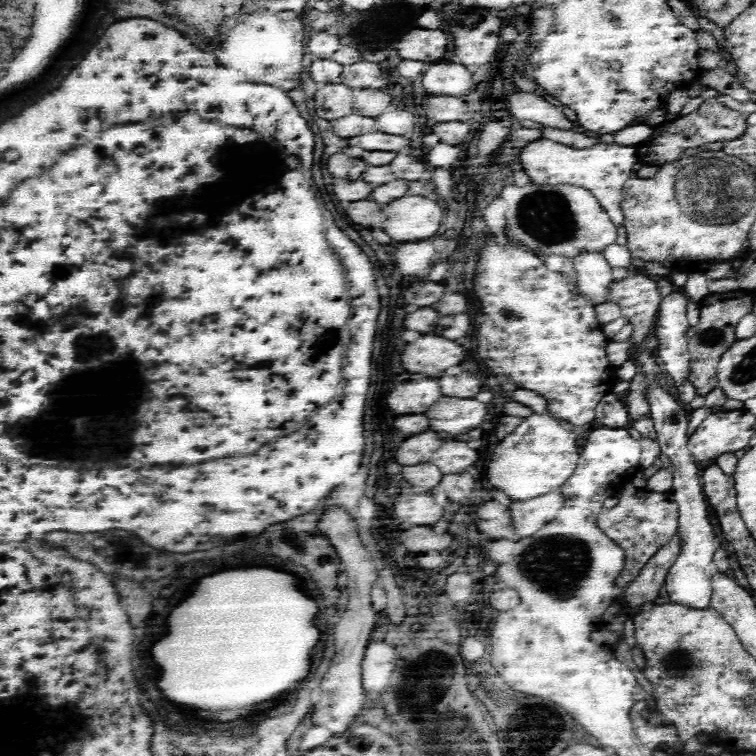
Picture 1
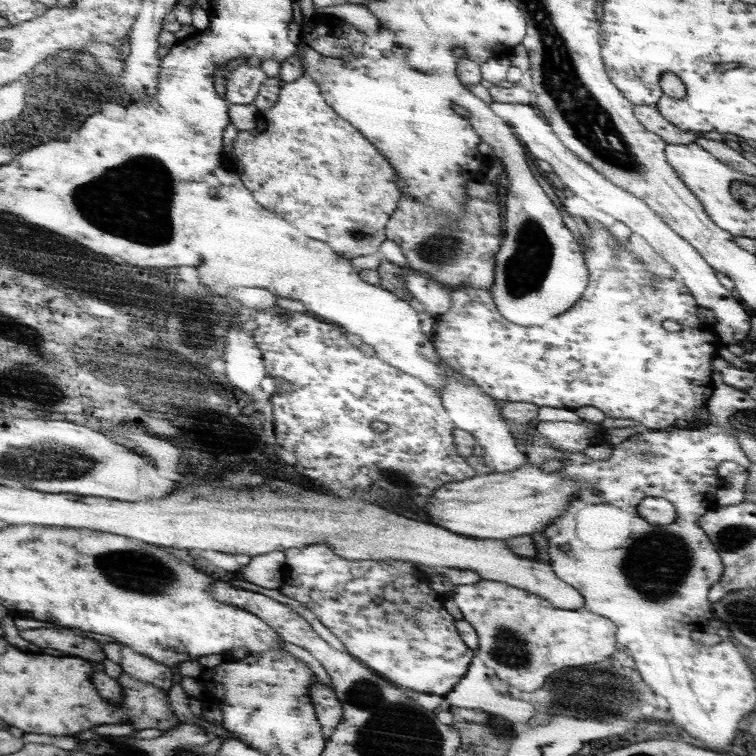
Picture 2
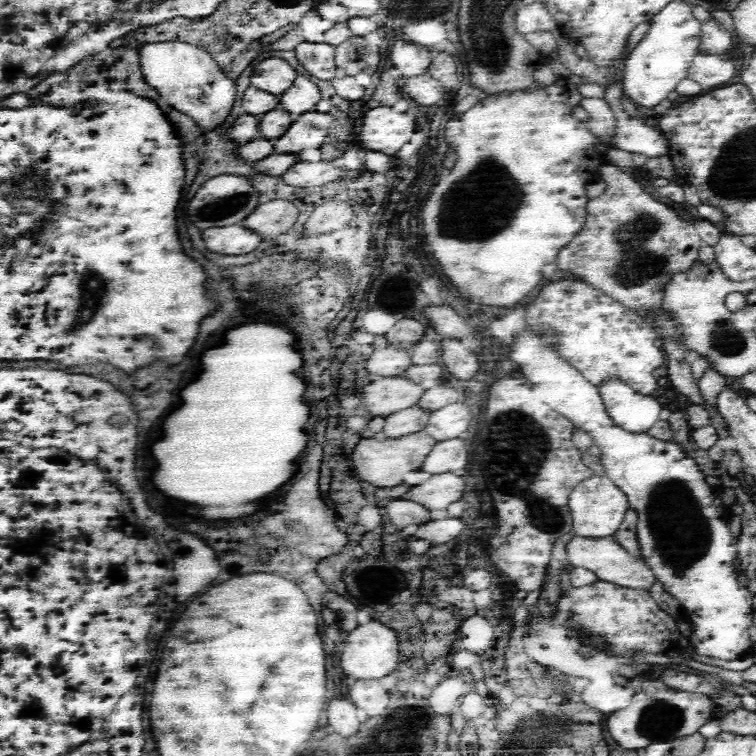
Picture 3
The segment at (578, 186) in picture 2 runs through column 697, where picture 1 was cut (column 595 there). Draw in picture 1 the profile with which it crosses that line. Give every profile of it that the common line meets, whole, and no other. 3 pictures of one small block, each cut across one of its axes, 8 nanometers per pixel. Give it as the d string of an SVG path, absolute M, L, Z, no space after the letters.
M580 252L580 256L572 260L572 264L576 270L576 292L594 306L608 304L612 300L612 274L602 258L602 252Z

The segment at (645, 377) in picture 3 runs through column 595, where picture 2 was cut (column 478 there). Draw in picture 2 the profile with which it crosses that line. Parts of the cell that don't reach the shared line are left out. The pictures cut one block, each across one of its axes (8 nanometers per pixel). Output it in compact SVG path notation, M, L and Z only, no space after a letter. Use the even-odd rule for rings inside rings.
M591 220L587 224L587 234L581 236L583 240L583 258L585 258L585 266L589 270L589 284L585 288L585 292L581 294L581 298L575 302L575 308L569 308L571 312L563 312L563 316L555 316L555 320L551 320L551 324L545 324L543 328L521 328L521 326L515 326L511 324L509 320L503 318L501 310L499 310L499 304L495 302L495 296L491 292L491 288L465 288L465 290L457 290L453 296L449 296L449 302L447 302L447 314L441 316L443 324L439 324L439 338L437 338L437 352L441 354L441 358L453 366L457 372L461 372L465 378L473 380L475 384L479 384L485 394L491 394L491 398L503 402L503 404L509 404L509 402L529 402L537 408L567 408L567 410L577 410L577 408L583 408L583 406L589 406L589 408L595 408L595 410L603 410L607 418L629 418L629 420L635 420L639 424L643 424L643 428L649 428L649 430L673 430L675 422L681 418L689 424L693 424L695 420L699 420L699 414L703 412L703 408L709 408L705 406L707 400L711 400L711 392L713 388L707 384L711 382L711 368L713 368L713 360L717 358L715 354L721 350L721 342L717 340L717 336L713 336L713 324L709 326L707 322L699 320L699 308L693 300L693 296L687 292L687 286L677 282L675 278L663 278L663 276L657 276L655 272L647 270L643 260L639 260L637 256L631 254L631 250L627 248L627 242L625 244L617 244L615 238L611 236L609 228L601 224L601 220ZM663 320L673 320L681 326L679 332L667 332L661 328L661 322Z

